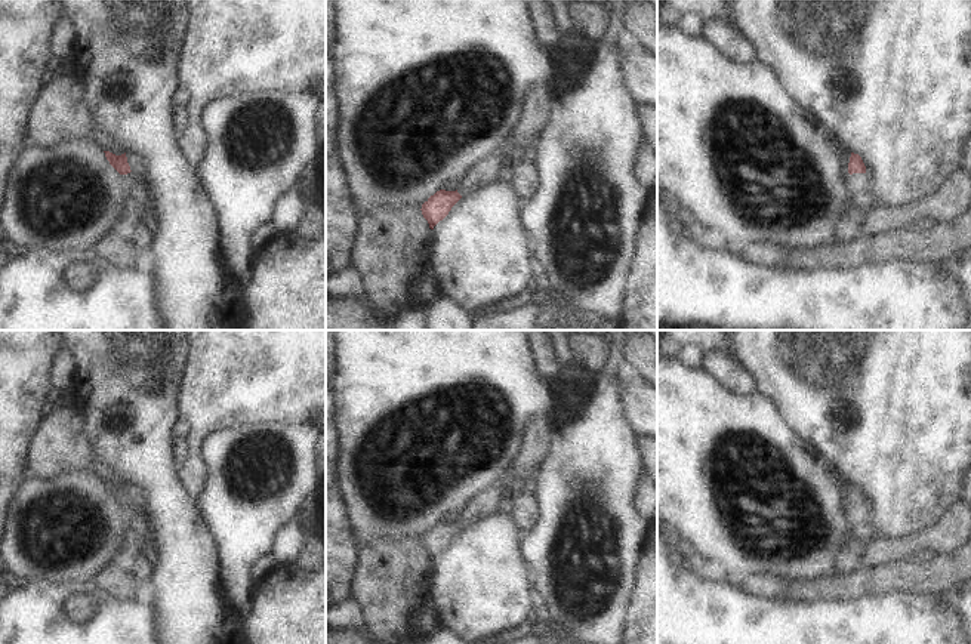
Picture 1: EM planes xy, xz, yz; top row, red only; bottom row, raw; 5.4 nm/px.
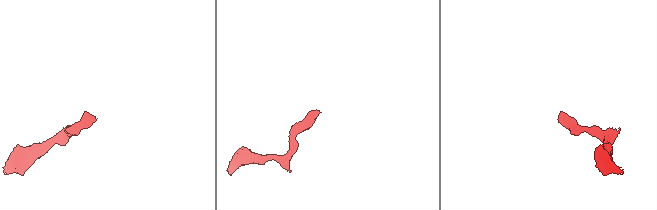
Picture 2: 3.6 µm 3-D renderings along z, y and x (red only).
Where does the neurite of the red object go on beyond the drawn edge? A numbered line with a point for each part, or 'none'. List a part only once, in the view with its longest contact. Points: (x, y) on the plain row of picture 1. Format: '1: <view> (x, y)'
1: xy (135, 493)

